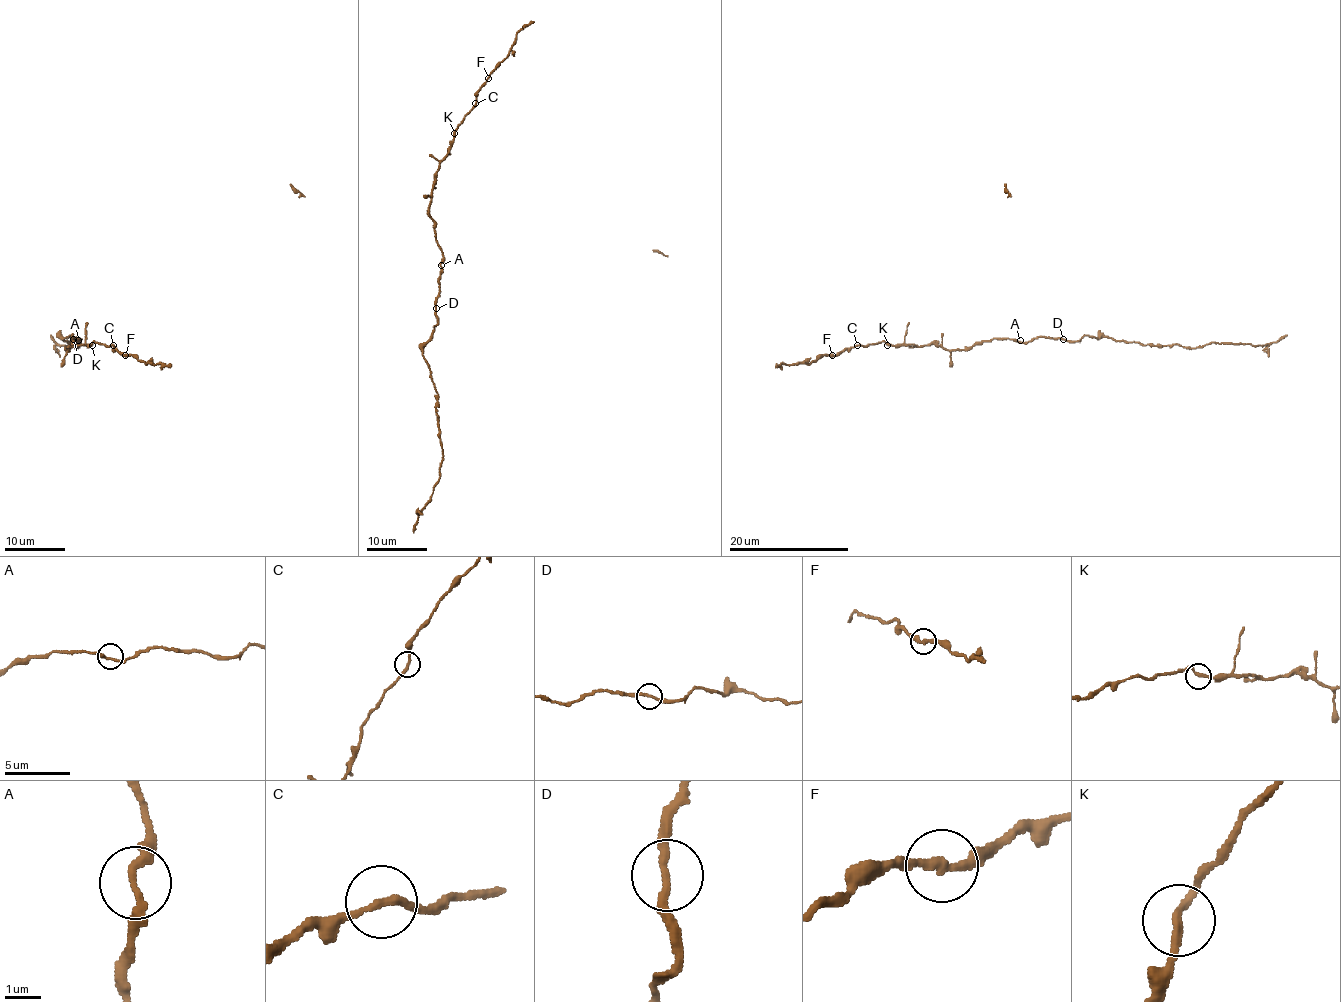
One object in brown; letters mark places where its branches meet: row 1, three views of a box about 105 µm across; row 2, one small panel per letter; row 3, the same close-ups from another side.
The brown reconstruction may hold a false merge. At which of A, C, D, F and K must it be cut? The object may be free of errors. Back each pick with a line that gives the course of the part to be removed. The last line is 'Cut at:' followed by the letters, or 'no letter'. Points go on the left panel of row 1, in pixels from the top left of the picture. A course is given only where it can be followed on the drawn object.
D: course (74, 339), (60, 337), (77, 348), (80, 342), (59, 345), (51, 334)
Cut at: D

